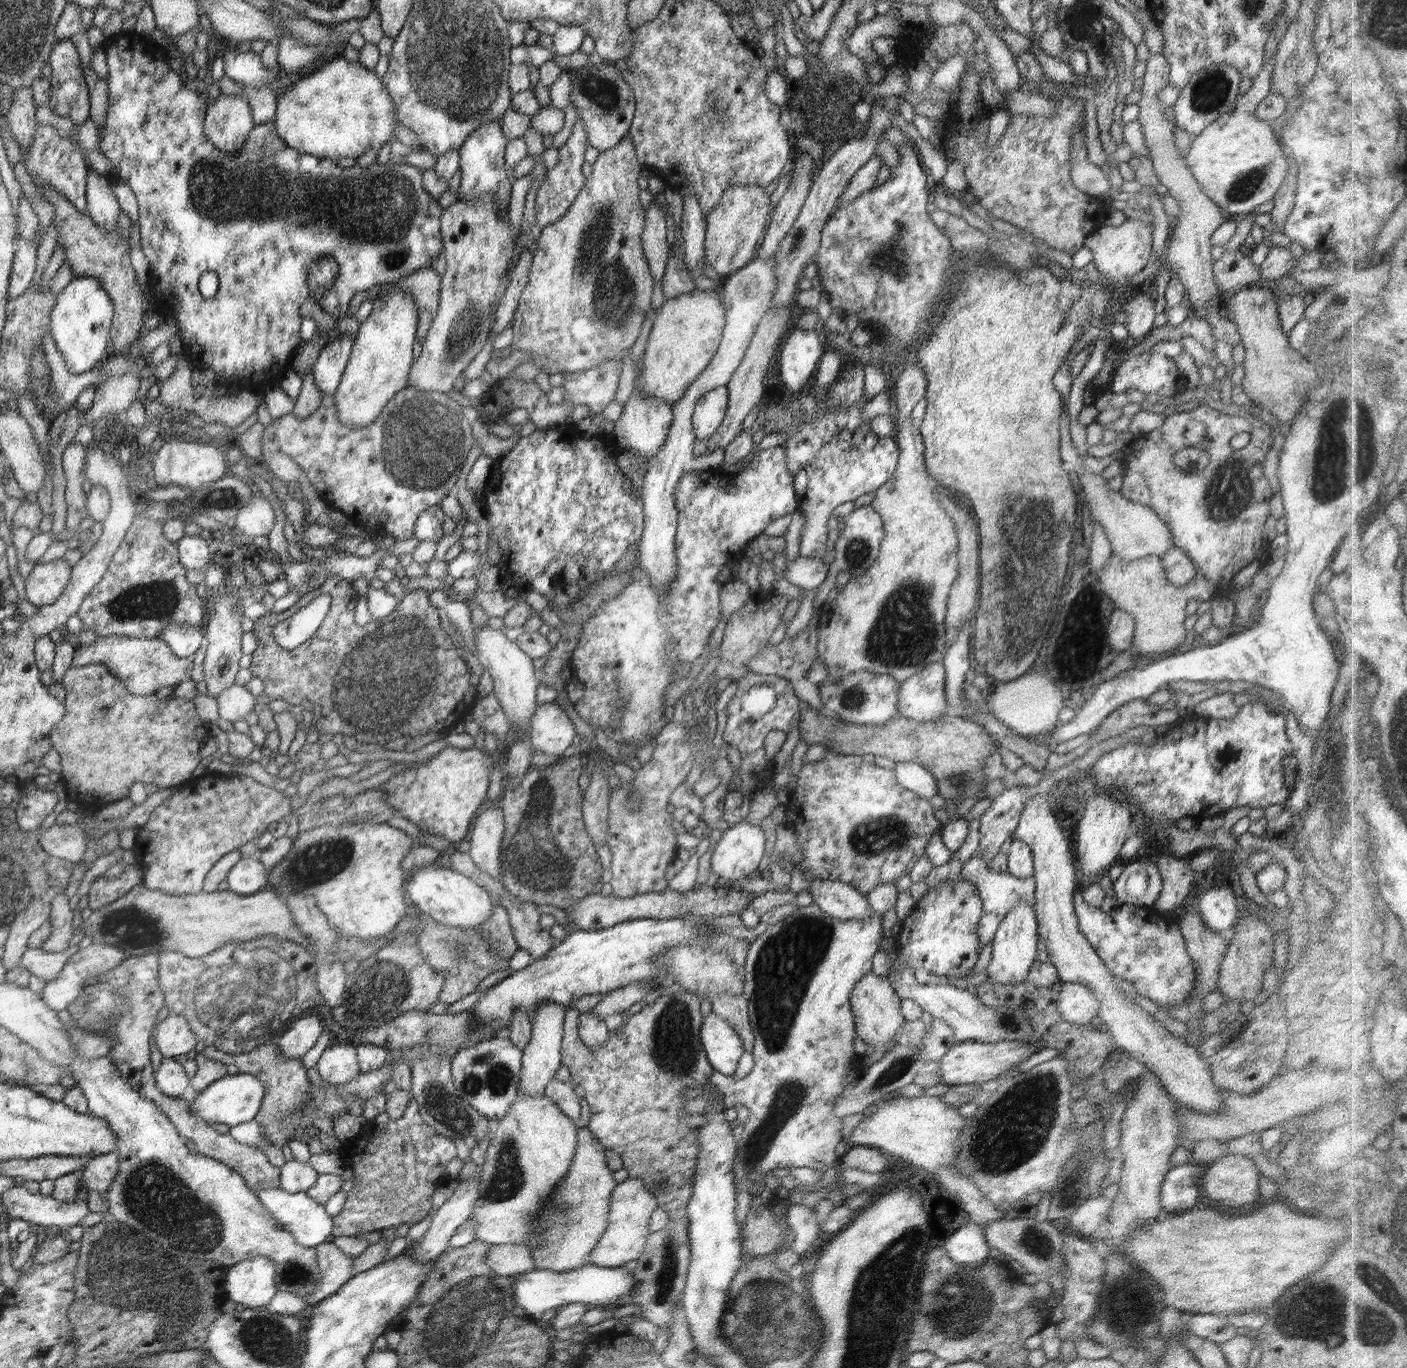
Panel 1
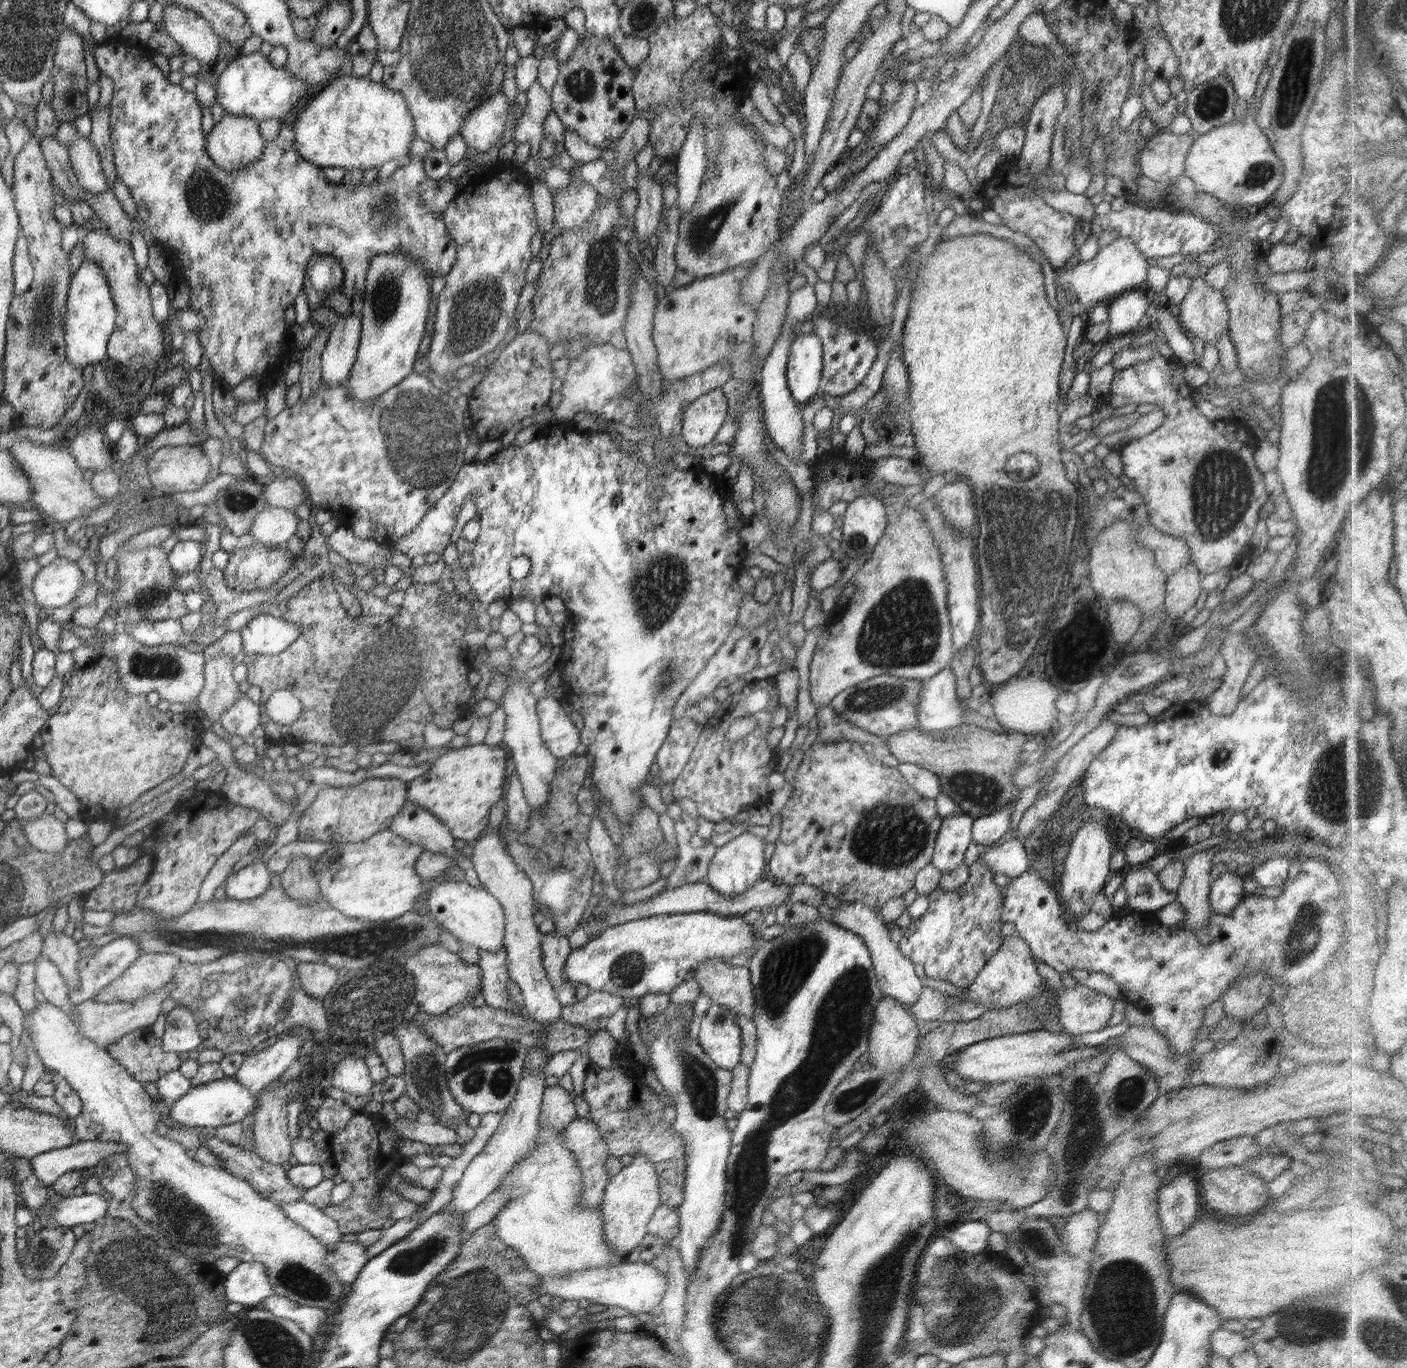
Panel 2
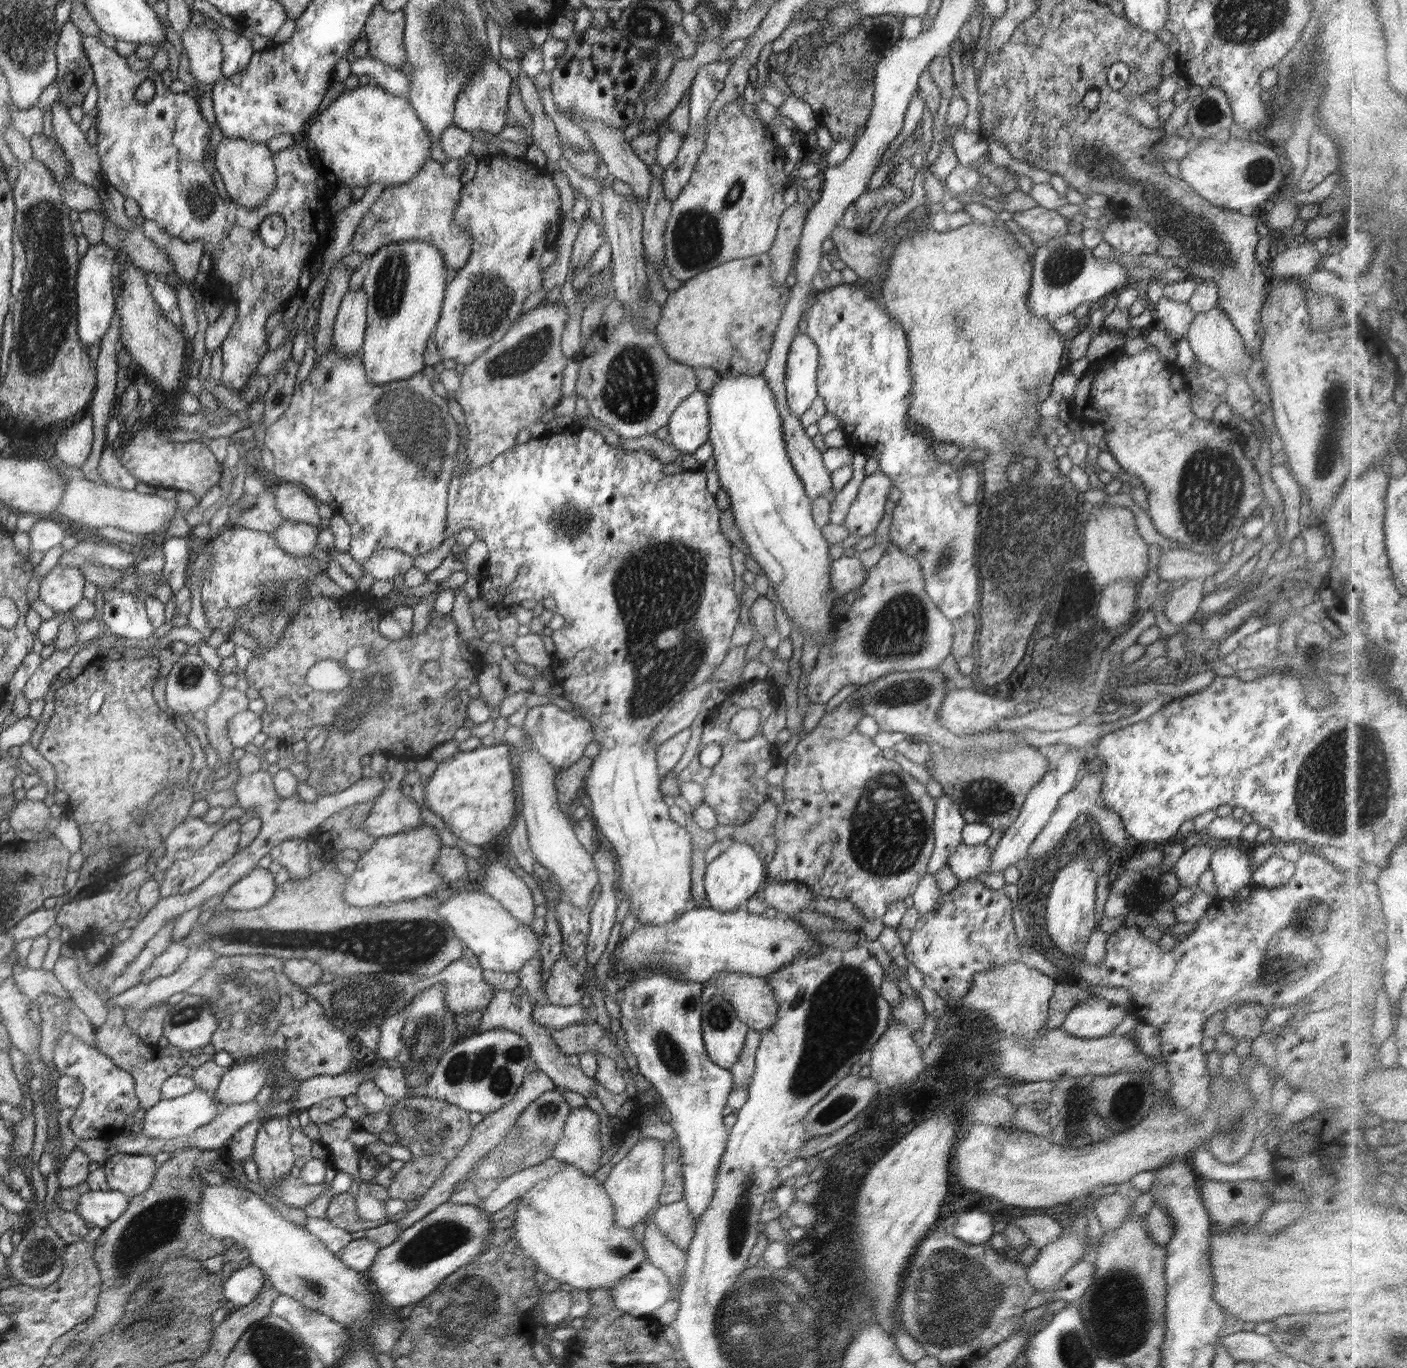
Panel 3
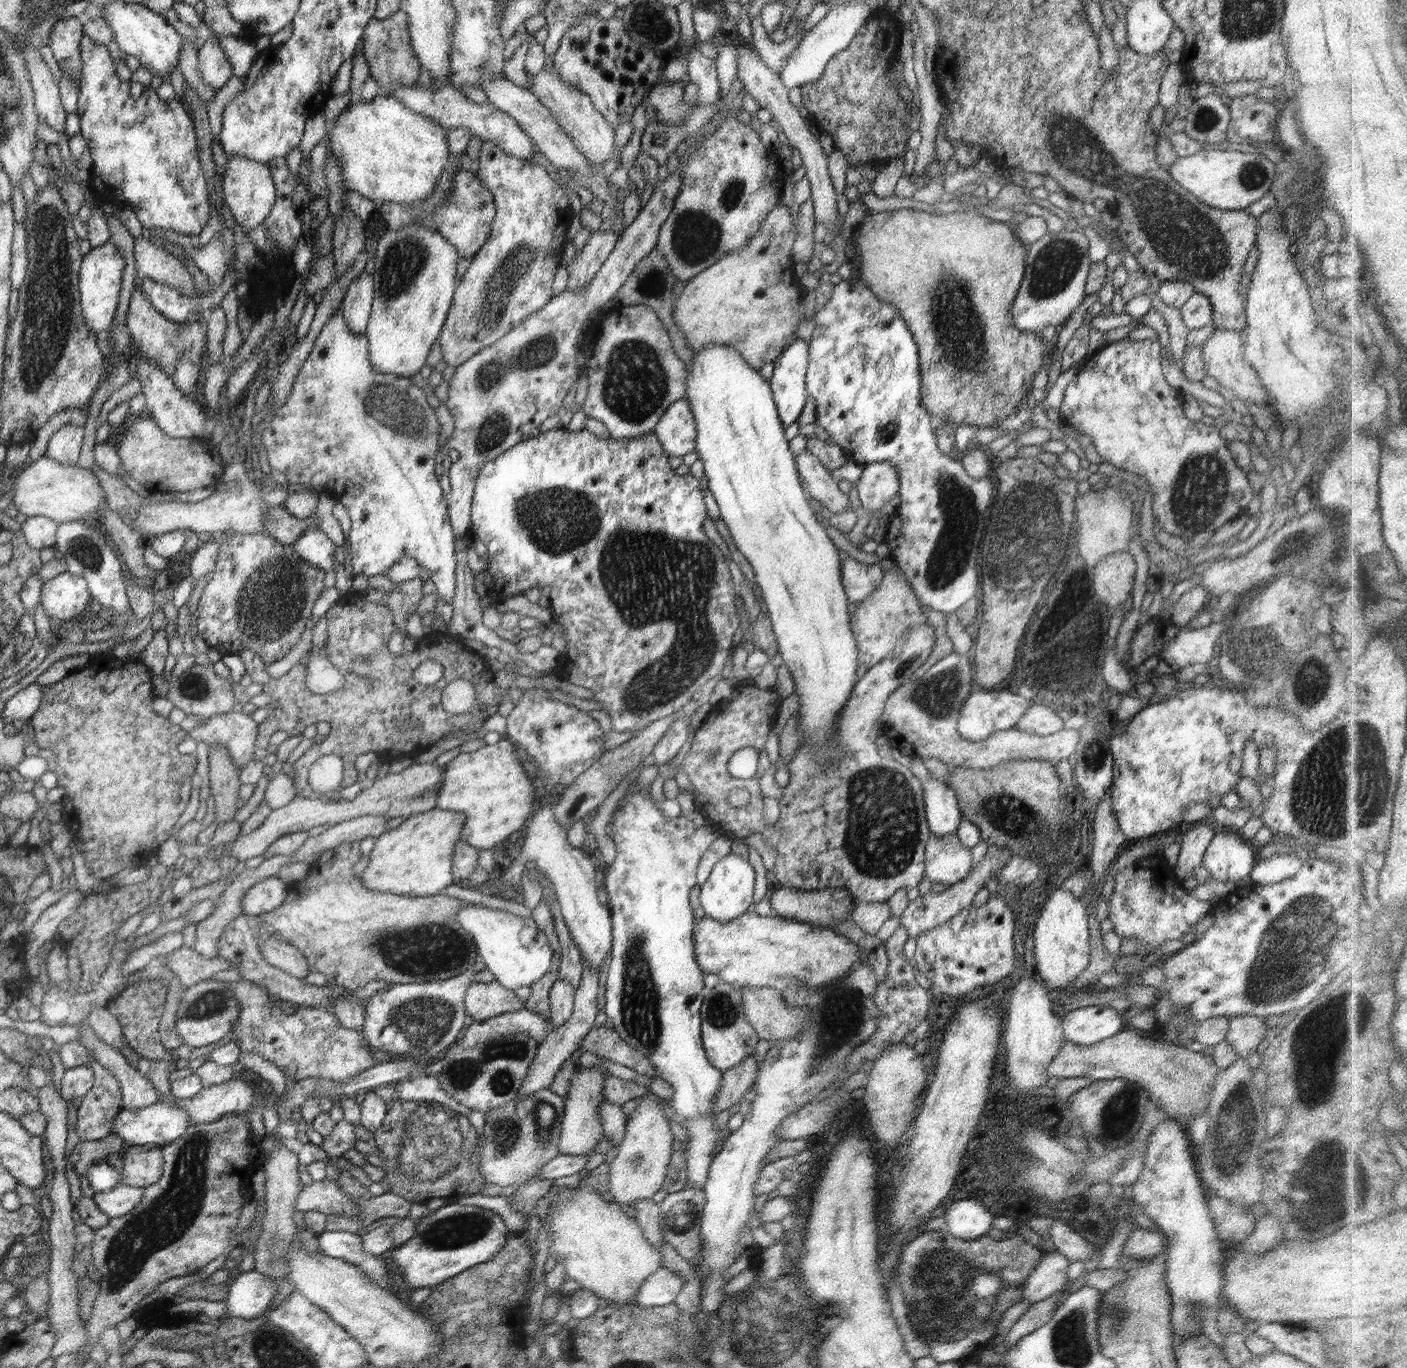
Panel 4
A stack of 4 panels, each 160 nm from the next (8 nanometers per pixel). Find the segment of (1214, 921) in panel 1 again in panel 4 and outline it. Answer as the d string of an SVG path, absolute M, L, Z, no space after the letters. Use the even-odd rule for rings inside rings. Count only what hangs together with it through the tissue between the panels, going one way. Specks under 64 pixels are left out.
M1217 829L1209 845L1201 866L1213 879L1236 883L1250 877L1258 857L1240 833Z

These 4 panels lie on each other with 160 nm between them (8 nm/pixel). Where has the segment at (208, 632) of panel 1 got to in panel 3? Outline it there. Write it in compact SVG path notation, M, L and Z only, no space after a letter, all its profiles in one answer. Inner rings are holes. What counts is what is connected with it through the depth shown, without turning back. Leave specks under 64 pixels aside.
M223 686L222 692L214 704L205 708L207 738L210 746L216 750L218 762L221 764L229 763L232 758L232 751L235 749L229 736L228 721L236 714L249 710L249 699L245 693L225 686Z

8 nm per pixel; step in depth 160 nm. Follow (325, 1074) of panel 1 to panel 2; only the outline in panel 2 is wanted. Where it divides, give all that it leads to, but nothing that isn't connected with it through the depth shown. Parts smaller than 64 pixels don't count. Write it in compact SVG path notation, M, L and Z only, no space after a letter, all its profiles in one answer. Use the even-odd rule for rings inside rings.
M350 1054L336 1063L332 1074L332 1086L348 1094L367 1096L374 1085L369 1069L361 1057Z

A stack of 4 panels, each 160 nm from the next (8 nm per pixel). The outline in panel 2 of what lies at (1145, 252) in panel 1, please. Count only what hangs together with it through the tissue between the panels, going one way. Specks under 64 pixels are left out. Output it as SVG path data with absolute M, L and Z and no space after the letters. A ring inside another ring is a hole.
M1120 236L1111 244L1100 247L1096 256L1088 262L1082 262L1077 254L1074 254L1064 266L1059 267L1059 270L1055 270L1056 267L1054 267L1057 295L1062 294L1063 298L1066 298L1065 294L1072 294L1072 296L1076 296L1077 302L1082 304L1082 310L1073 318L1071 328L1080 328L1081 314L1098 302L1109 301L1130 288L1134 288L1134 286L1145 288L1149 269L1147 262L1148 258L1135 247L1131 238Z

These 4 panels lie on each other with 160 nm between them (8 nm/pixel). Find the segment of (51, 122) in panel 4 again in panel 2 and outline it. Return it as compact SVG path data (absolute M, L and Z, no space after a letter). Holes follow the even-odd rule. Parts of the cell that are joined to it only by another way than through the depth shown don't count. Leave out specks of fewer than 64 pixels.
M76 135L67 146L67 151L76 178L86 192L98 194L109 188L100 166L100 153L88 137Z

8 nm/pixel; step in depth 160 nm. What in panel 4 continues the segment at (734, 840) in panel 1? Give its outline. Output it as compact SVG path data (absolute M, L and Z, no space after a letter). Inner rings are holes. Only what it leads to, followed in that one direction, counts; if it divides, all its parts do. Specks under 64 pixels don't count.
M736 854L724 856L712 869L709 878L700 887L700 906L705 916L718 922L726 923L738 918L741 914L750 912L754 900L756 872L749 860L744 860Z

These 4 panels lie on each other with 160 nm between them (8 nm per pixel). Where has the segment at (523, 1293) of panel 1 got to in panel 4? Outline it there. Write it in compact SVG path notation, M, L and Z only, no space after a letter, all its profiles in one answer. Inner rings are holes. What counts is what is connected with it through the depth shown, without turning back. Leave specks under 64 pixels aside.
M660 1268L658 1273L654 1273L640 1286L640 1291L634 1299L634 1304L638 1306L667 1306L673 1303L676 1296L684 1287L684 1278L674 1271Z

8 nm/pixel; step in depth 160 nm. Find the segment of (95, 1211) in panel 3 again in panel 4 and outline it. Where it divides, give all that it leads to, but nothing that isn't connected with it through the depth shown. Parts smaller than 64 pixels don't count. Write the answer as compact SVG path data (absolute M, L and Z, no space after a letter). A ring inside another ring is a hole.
M119 1182L108 1192L95 1192L93 1199L110 1218L118 1218L134 1210L142 1202L145 1188Z

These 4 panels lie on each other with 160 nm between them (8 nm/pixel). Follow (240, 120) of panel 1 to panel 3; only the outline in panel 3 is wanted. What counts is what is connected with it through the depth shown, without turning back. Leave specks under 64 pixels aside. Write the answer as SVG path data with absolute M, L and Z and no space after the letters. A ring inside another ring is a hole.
M224 136L216 148L214 158L216 170L222 175L228 196L246 210L254 210L263 205L278 184L274 153L263 142Z

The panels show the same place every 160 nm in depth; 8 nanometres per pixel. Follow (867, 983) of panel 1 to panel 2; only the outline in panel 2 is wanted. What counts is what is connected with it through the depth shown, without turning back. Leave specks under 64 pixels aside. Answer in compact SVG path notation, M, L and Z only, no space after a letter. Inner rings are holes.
M884 995L875 1006L872 1024L869 1030L868 1056L873 1068L892 1071L906 1066L916 1059L916 1042L921 1031L917 1028L917 1020L902 1007L902 1003L894 997Z

